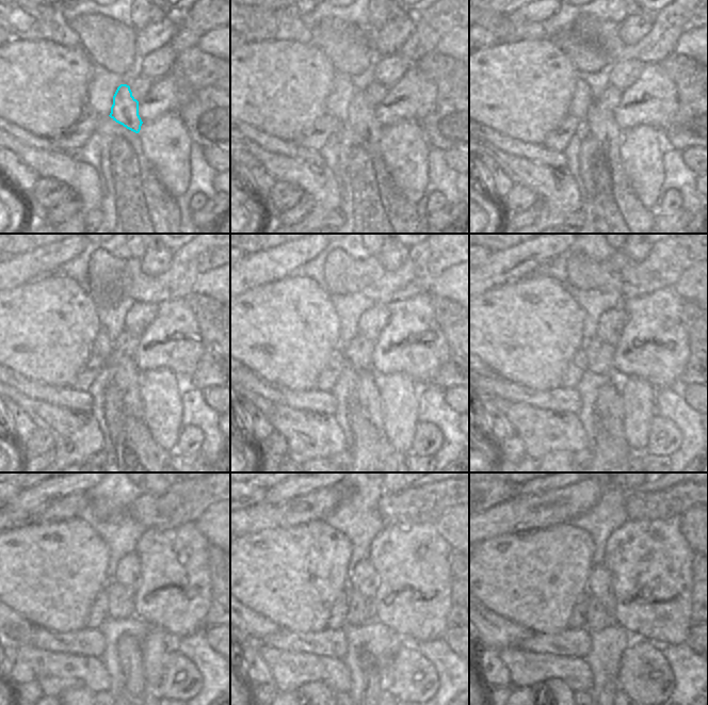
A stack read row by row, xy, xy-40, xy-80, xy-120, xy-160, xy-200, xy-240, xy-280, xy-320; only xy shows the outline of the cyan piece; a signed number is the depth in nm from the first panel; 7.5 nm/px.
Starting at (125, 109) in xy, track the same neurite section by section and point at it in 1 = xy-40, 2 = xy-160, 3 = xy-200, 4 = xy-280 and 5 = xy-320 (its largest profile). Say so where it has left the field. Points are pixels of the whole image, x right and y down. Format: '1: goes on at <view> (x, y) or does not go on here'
1: goes on at xy-40 (361, 117)
2: goes on at xy-160 (369, 382)
3: goes on at xy-200 (609, 396)
4: goes on at xy-280 (373, 674)
5: goes on at xy-320 (611, 687)

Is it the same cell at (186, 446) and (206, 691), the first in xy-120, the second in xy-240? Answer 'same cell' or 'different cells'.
different cells

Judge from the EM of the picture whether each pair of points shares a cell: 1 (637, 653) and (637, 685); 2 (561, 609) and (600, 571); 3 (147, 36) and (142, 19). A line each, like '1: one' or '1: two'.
1: one
2: two
3: two

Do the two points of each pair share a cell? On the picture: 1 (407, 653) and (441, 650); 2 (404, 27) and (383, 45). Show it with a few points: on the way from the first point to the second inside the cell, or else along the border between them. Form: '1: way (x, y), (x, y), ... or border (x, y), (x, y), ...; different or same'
1: border (408, 641), (432, 663), (436, 671); different
2: way (399, 30), (388, 39); same

